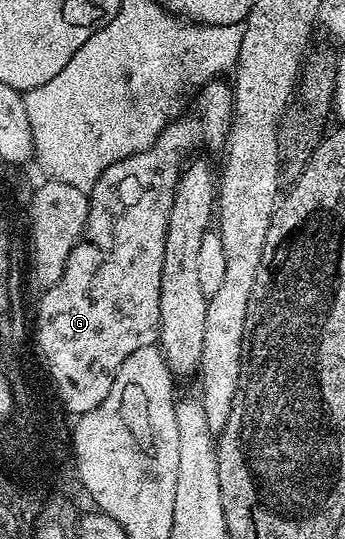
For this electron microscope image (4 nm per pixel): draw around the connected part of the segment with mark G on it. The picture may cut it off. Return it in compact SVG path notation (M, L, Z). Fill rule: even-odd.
M216 77L198 90L199 111L172 118L165 130L149 149L133 153L105 169L97 177L97 185L89 193L87 224L79 244L65 261L65 273L57 285L46 288L39 299L39 308L33 317L33 341L43 347L51 371L59 381L63 399L75 411L89 413L109 397L117 369L125 365L129 353L156 346L159 342L161 321L161 261L165 257L165 237L169 229L169 213L173 209L175 186L183 173L187 151L202 147L222 148L231 132L235 113L235 97L230 82L222 83Z

